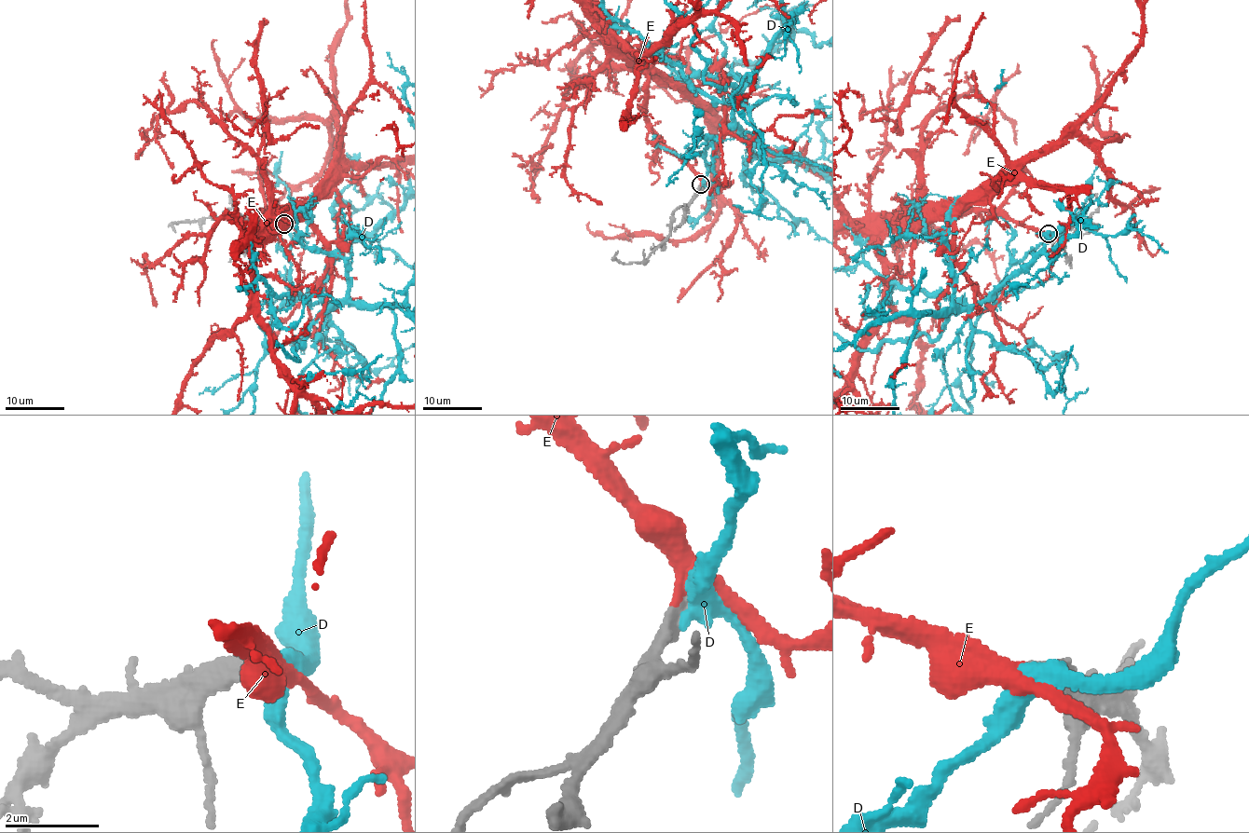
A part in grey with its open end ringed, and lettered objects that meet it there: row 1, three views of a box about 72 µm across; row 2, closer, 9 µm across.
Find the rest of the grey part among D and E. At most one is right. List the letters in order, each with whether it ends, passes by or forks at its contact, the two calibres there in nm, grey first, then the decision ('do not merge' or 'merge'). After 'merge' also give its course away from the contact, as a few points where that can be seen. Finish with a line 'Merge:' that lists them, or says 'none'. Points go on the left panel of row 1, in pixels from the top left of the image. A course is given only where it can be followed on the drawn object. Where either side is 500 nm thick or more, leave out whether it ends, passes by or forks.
D: it passes by | 320/440 nm | do not merge
E: it passes by | 320/280 nm | merge
Merge: E

